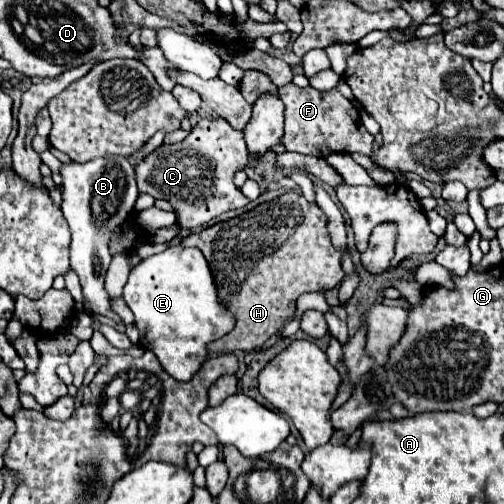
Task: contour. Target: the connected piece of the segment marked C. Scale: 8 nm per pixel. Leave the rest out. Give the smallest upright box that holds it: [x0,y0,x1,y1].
[136,117,248,229]

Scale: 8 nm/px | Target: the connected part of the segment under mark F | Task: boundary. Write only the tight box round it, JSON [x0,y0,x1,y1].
[278,83,374,157]

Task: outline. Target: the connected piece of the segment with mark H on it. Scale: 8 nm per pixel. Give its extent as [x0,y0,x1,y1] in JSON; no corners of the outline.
[182,195,344,355]

